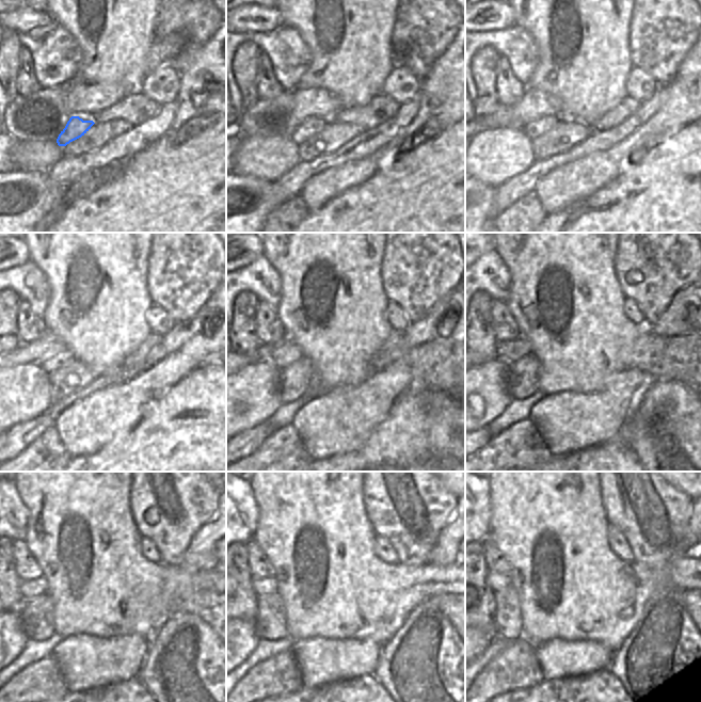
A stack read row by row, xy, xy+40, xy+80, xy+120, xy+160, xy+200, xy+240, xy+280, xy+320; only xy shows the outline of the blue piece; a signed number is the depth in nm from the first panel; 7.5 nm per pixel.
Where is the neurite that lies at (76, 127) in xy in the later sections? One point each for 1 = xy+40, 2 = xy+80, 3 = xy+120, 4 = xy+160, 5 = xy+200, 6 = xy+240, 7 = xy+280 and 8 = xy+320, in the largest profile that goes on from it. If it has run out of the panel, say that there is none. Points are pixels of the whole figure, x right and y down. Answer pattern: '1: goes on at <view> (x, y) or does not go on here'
1: goes on at xy+40 (312, 126)
2: goes on at xy+80 (540, 126)
3: goes on at xy+120 (56, 363)
4: goes on at xy+160 (285, 352)
5: goes on at xy+200 (509, 351)
6: goes on at xy+240 (32, 588)
7: goes on at xy+280 (261, 586)
8: goes on at xy+320 (497, 581)

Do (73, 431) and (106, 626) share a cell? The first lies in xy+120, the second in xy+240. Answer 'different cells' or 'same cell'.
different cells

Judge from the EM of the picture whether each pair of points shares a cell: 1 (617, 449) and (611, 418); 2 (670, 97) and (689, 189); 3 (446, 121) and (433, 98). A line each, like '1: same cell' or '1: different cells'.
1: different cells
2: different cells
3: same cell

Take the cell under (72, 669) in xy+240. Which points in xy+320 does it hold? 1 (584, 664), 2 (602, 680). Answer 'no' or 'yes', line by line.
1: yes
2: no

